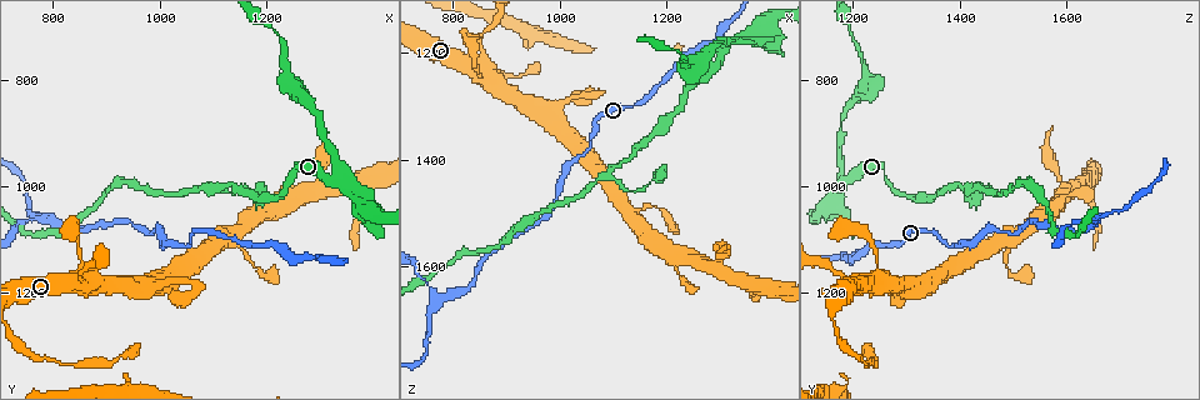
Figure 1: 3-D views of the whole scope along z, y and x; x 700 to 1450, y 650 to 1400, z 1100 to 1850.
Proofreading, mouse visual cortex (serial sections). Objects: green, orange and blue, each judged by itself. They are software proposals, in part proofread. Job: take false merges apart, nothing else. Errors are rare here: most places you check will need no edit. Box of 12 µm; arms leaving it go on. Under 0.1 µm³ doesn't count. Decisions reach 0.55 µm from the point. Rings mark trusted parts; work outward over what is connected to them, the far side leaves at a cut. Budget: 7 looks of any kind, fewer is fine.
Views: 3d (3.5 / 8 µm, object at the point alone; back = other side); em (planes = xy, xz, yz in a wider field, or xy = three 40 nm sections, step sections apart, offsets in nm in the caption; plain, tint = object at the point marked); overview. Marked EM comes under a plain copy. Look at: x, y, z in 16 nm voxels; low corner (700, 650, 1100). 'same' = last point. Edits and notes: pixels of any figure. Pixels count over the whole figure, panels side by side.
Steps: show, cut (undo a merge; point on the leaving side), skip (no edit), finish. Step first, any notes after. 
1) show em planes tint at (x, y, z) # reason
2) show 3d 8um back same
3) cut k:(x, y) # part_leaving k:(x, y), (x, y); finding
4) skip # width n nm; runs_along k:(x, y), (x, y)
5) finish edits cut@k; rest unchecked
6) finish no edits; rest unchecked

show 3d 8um at (1325, 995, 1175) # sharp bend

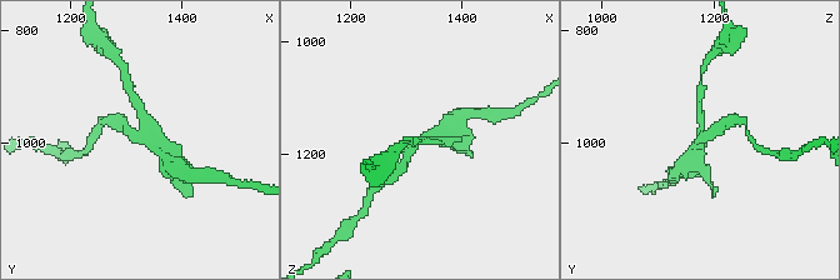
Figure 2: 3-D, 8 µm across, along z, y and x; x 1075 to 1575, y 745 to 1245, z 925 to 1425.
show em xy step 1 tint at (1330, 990, 1170) # arms 3; arm_widths 250, 300, 350 nm

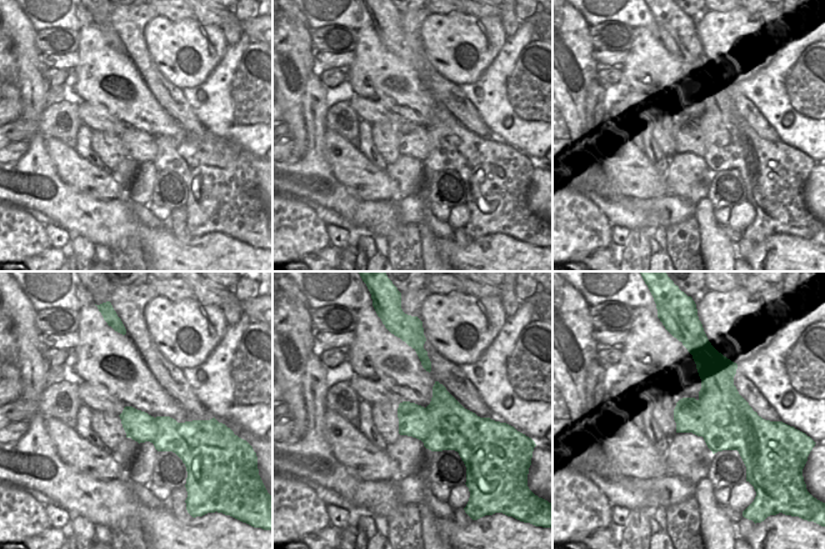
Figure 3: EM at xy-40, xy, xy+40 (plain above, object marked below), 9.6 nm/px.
cut 2:(706, 173) # a second cell is stuck on

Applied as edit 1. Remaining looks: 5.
show 3d 3.5um at (1055, 1110, 1380) # sharp bend

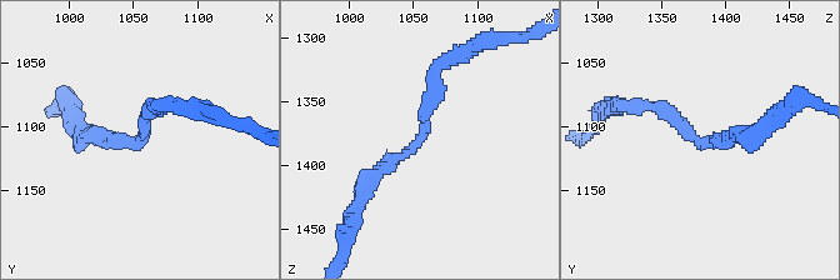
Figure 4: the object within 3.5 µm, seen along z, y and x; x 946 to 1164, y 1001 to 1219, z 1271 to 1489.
show em planes tint at (1052, 1114, 1384) # arm_widths 200, 200 nm

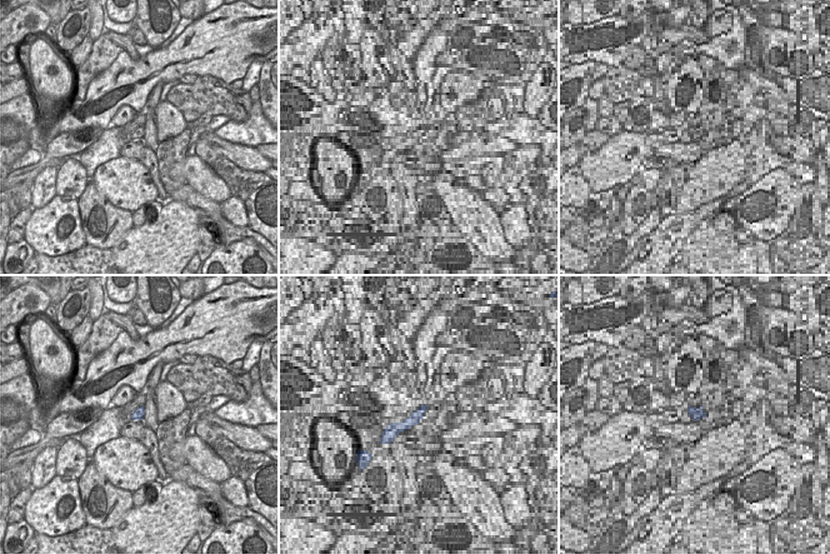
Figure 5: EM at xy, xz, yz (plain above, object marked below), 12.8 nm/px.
skip # runs_along 4:(435, 80), (420, 141), (359, 199); continuous, no second cell

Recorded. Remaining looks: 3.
show 3d 8um at (850, 1160, 1250) # narrows sharply

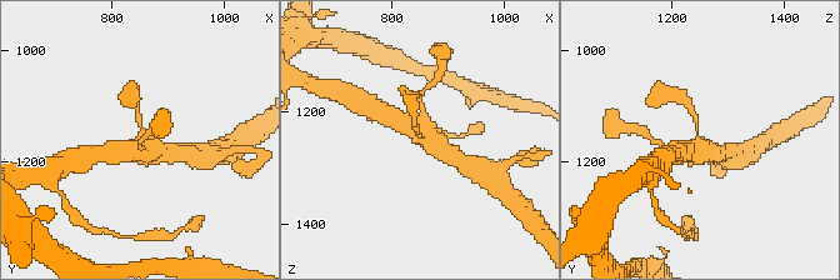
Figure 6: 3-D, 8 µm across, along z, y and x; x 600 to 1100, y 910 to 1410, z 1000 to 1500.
show em xy step 5 tint at (850, 1160, 1250) # need the tissue

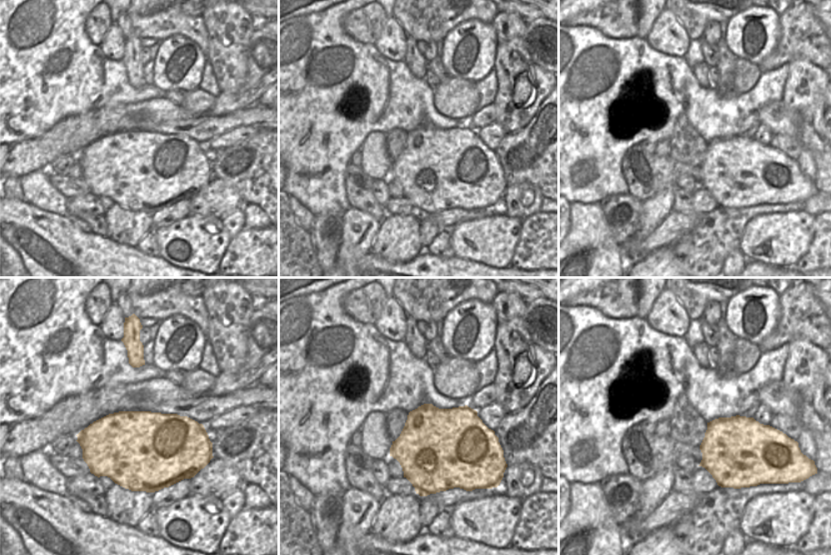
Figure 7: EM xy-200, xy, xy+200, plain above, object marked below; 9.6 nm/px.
skip # continuous, no second cell

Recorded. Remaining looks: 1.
finish edits cut@2; rest unchecked

